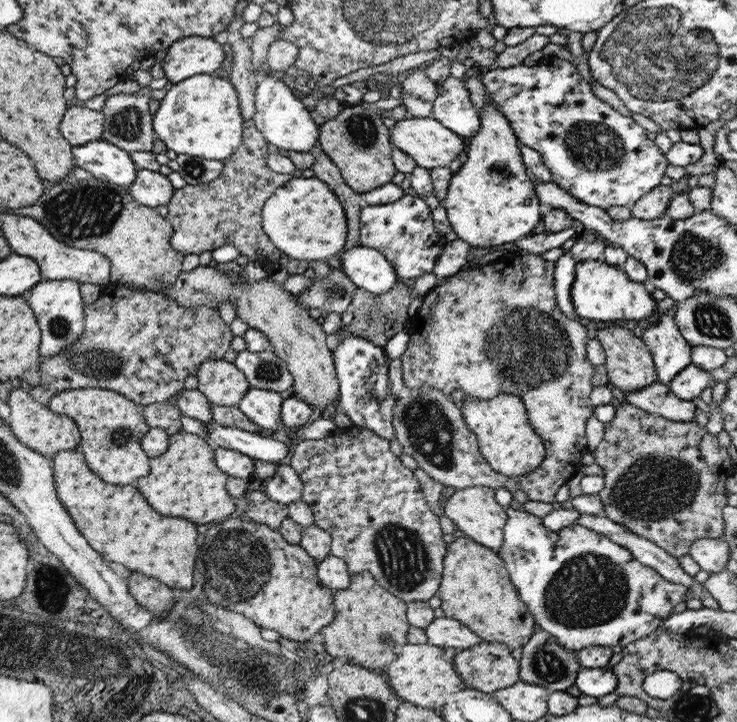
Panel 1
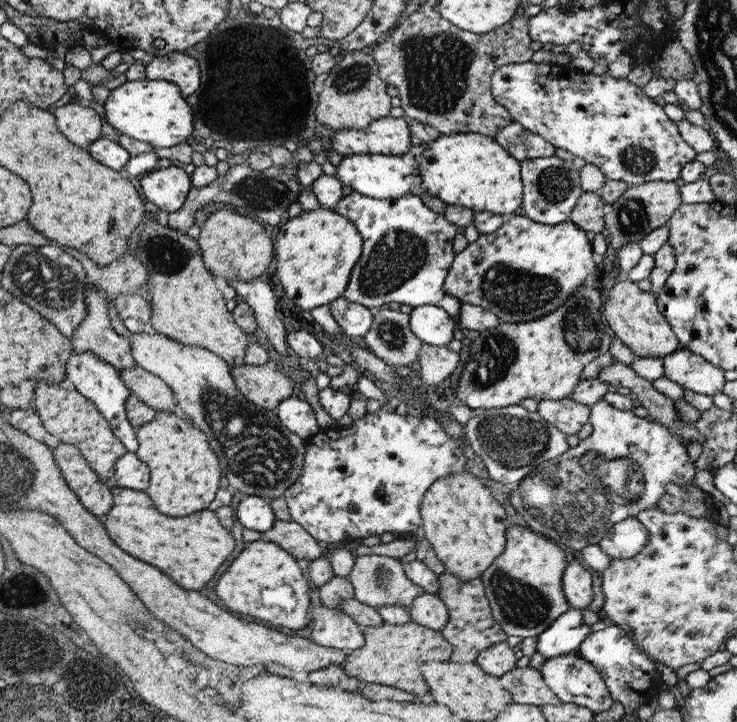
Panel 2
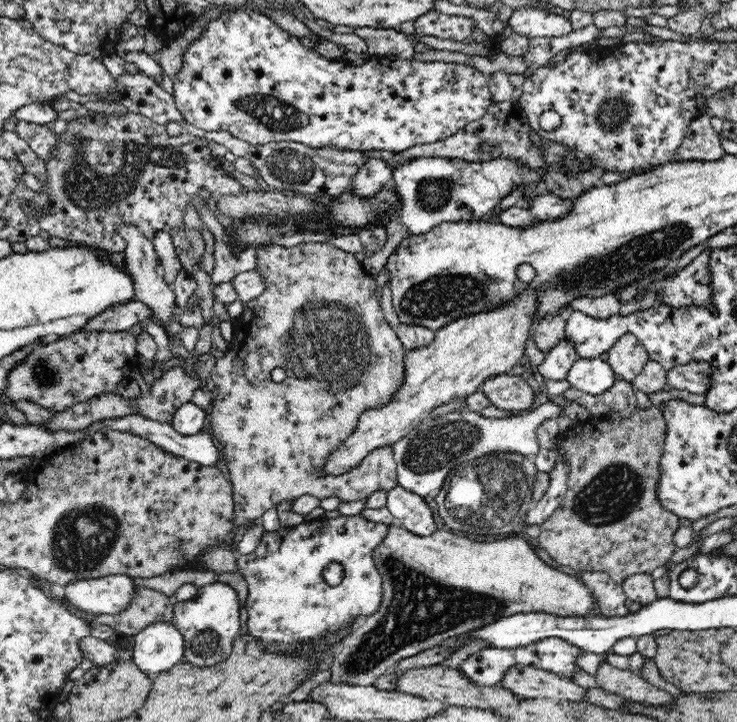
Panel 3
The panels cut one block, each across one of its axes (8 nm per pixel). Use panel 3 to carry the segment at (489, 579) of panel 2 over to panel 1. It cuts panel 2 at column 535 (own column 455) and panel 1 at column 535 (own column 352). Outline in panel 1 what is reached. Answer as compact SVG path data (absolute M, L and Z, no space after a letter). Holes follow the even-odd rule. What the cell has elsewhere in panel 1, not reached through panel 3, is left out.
M536 628L521 650L521 658L518 662L520 664L519 681L540 686L549 694L564 691L568 686L574 684L576 672L580 669L579 663L576 661L576 653L559 646L555 642L555 638L551 638L547 632Z

